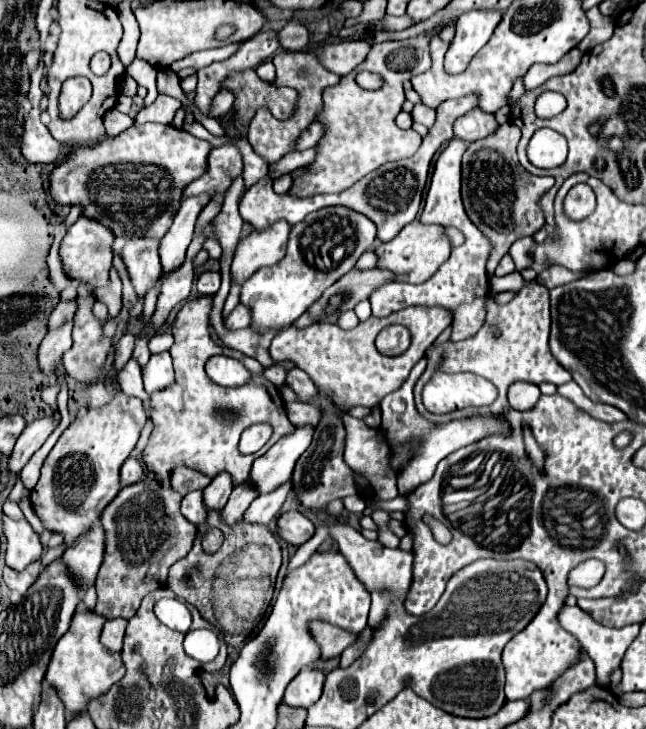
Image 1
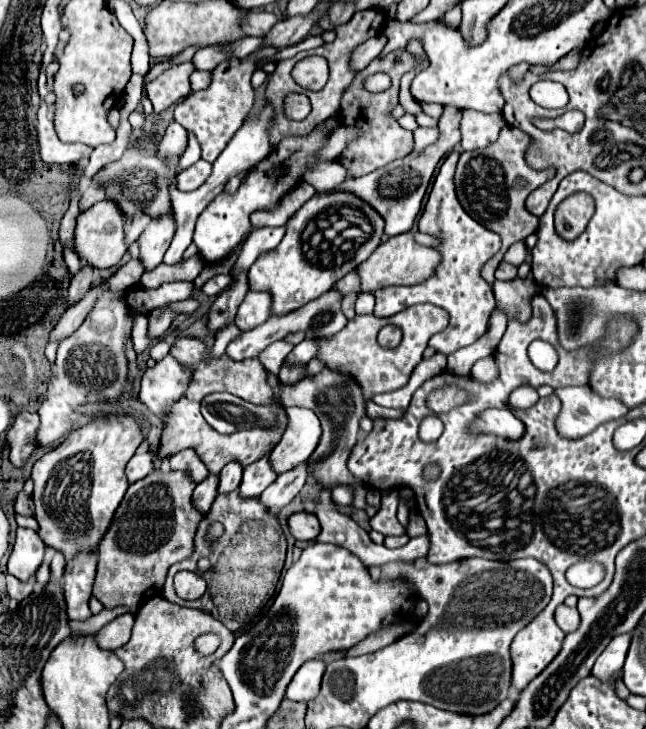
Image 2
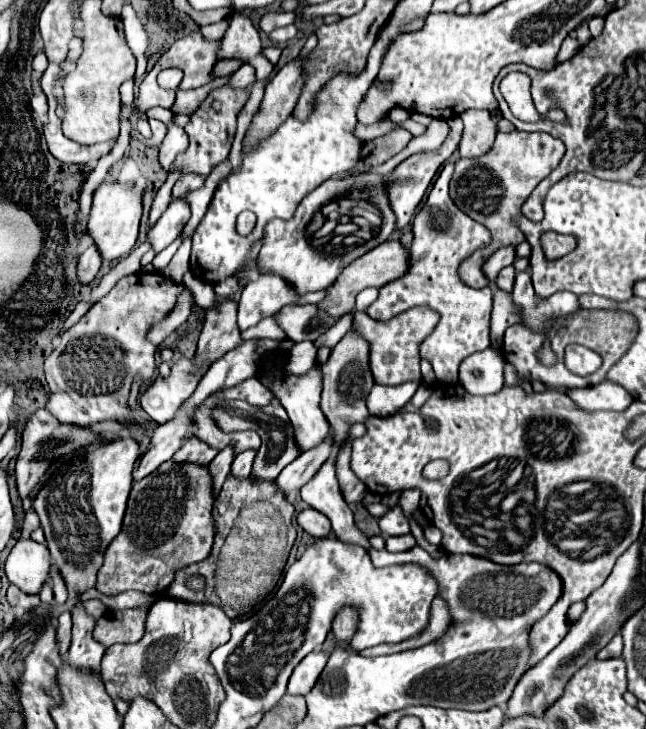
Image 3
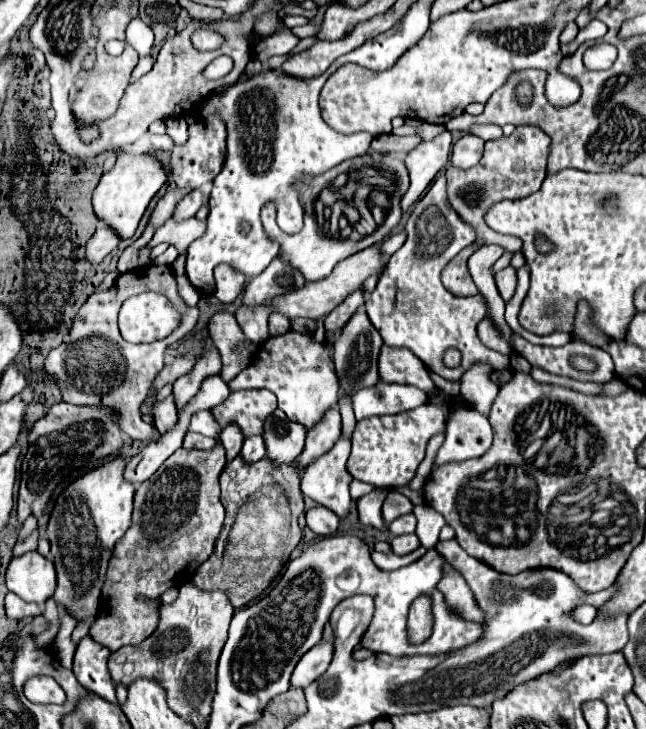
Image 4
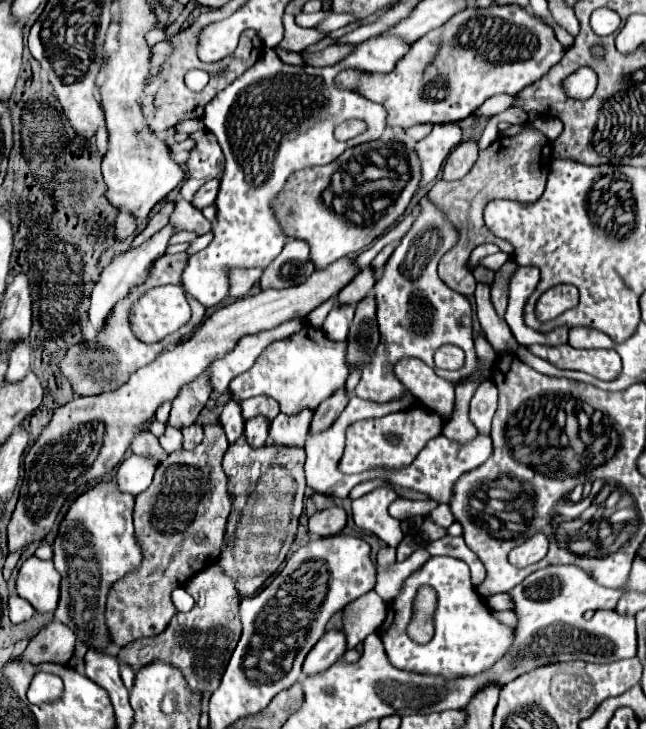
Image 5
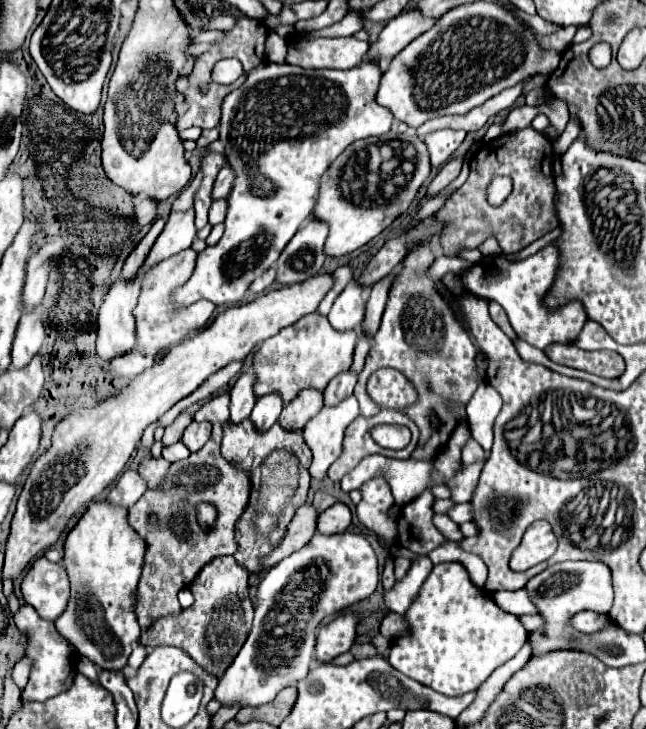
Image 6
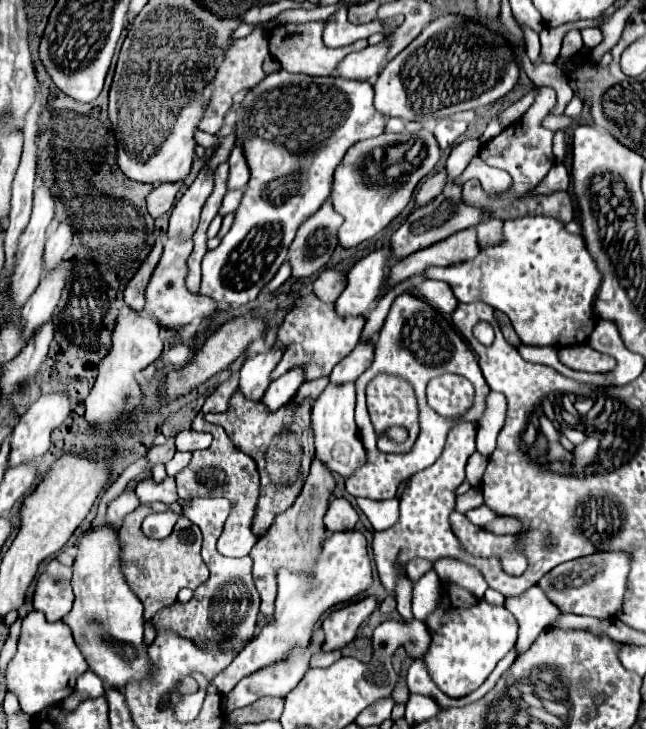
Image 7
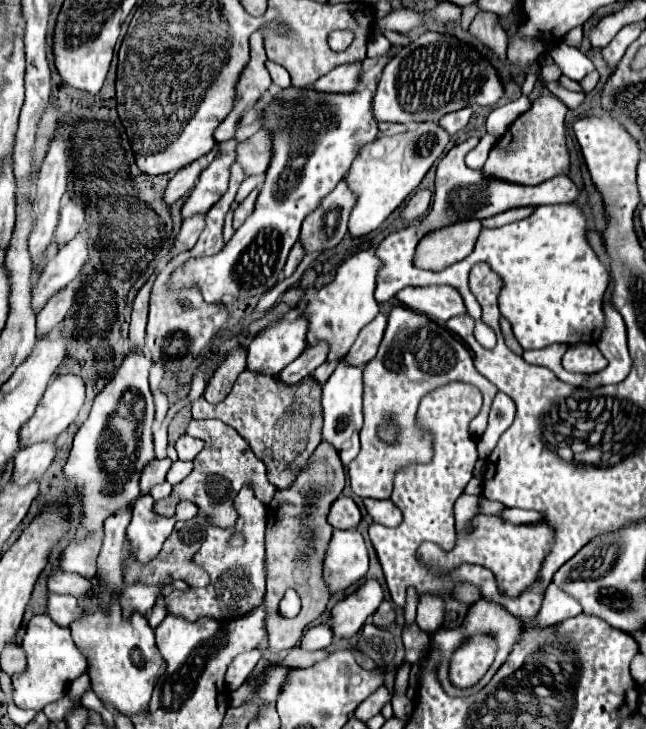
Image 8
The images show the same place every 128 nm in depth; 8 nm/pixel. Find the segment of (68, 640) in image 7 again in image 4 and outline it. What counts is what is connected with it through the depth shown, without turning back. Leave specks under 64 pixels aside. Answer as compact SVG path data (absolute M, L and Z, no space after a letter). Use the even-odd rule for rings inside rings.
M8 592L6 594L6 614L10 618L34 618L44 612L44 606L34 604L34 602L24 602L18 594ZM48 676L30 678L24 686L24 694L30 702L36 704L64 704L66 700L64 690Z

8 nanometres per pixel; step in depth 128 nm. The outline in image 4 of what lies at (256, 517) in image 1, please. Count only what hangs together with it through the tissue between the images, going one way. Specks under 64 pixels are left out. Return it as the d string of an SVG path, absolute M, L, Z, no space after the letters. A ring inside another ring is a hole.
M332 408L324 414L324 420L320 420L320 424L316 424L316 428L308 430L306 446L304 446L302 454L294 460L298 470L304 472L306 466L312 464L318 456L332 450L332 446L336 444L338 438L340 438L340 412L336 408Z

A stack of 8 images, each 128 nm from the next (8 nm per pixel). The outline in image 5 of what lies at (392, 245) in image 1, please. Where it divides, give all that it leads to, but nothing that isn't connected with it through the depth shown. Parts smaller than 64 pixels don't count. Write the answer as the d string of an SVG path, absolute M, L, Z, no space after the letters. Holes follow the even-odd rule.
M340 258L324 270L316 270L304 284L286 290L262 290L254 296L240 298L234 304L218 308L204 320L192 338L162 352L152 364L134 372L120 390L72 398L68 404L56 408L52 420L24 458L24 482L16 510L8 524L10 552L42 540L54 526L66 496L76 492L80 486L98 484L108 472L112 472L114 466L122 462L136 432L150 424L156 408L164 400L174 400L176 392L180 392L188 380L194 380L214 360L228 354L244 334L258 334L260 330L276 328L292 318L306 318L316 306L336 296L346 284L350 284L358 272L360 268L352 258Z

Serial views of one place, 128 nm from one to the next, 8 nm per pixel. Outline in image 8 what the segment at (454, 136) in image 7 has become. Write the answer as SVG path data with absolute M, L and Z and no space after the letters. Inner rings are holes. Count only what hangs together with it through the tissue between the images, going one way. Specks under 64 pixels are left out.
M464 108L460 112L450 112L448 116L442 116L440 118L440 126L452 136L452 134L460 132L468 124L470 116L472 116L472 108Z

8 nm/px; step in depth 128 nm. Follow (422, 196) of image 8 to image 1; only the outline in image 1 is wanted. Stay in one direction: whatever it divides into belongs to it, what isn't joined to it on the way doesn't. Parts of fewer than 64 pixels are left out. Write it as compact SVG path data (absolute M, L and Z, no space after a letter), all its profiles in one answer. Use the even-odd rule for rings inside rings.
M476 108L454 122L454 134L464 142L474 142L488 136L490 132L495 132L498 126L494 114L488 114Z

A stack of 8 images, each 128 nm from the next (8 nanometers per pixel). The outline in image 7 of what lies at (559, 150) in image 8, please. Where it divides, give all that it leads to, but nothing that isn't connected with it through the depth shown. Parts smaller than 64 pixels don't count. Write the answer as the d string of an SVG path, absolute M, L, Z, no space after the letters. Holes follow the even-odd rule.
M540 86L532 106L528 108L528 112L518 122L514 122L506 130L502 130L496 138L486 142L482 146L482 150L480 150L480 158L488 166L502 168L502 170L506 170L512 176L514 184L512 184L510 192L500 196L500 198L492 198L488 194L484 194L484 190L480 188L480 182L476 178L472 178L472 180L468 180L462 186L462 196L464 196L462 202L464 204L474 206L474 208L488 208L490 218L500 218L504 222L526 216L526 214L514 214L514 204L518 204L518 208L520 206L528 206L532 202L530 190L534 190L544 180L544 176L548 174L548 170L554 164L554 154L552 154L552 136L554 136L554 132L550 132L550 130L540 126L544 116L552 110L554 102L556 102L556 92L552 88L548 88L548 86Z

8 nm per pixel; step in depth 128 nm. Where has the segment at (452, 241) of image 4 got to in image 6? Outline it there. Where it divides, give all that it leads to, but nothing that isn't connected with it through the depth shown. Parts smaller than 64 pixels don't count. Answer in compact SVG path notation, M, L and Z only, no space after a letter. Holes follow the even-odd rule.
M426 238L422 244L412 246L402 260L402 268L396 272L392 288L388 292L380 330L374 336L374 346L366 356L366 366L358 374L358 384L354 388L354 396L360 402L362 414L374 416L378 414L378 404L366 392L366 382L372 372L380 368L394 368L414 384L418 400L406 408L406 414L418 424L420 442L412 458L436 456L446 446L456 428L456 418L450 410L446 410L444 402L454 400L468 404L472 392L478 388L478 382L472 382L472 376L476 372L474 358L478 350L472 344L472 338L460 322L456 310L450 306L448 298L440 292L438 284L426 276L426 270L434 260L436 254L432 250L430 238Z

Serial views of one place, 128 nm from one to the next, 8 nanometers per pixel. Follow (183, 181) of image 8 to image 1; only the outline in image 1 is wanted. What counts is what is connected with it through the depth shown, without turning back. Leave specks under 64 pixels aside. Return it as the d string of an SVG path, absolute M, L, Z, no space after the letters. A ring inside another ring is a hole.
M60 302L60 304L52 310L52 314L50 314L50 318L48 318L48 330L58 328L60 324L72 320L72 318L74 318L74 310L76 310L76 302Z

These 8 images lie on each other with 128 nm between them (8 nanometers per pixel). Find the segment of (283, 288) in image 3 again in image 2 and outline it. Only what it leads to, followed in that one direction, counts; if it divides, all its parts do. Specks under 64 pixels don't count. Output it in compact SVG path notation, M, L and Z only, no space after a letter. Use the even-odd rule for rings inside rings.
M352 270L350 274L346 274L334 288L338 288L342 294L348 292L356 292L356 288L360 288L360 278L358 278L358 270ZM248 292L236 312L236 326L240 330L252 330L270 318L270 296L266 292Z

